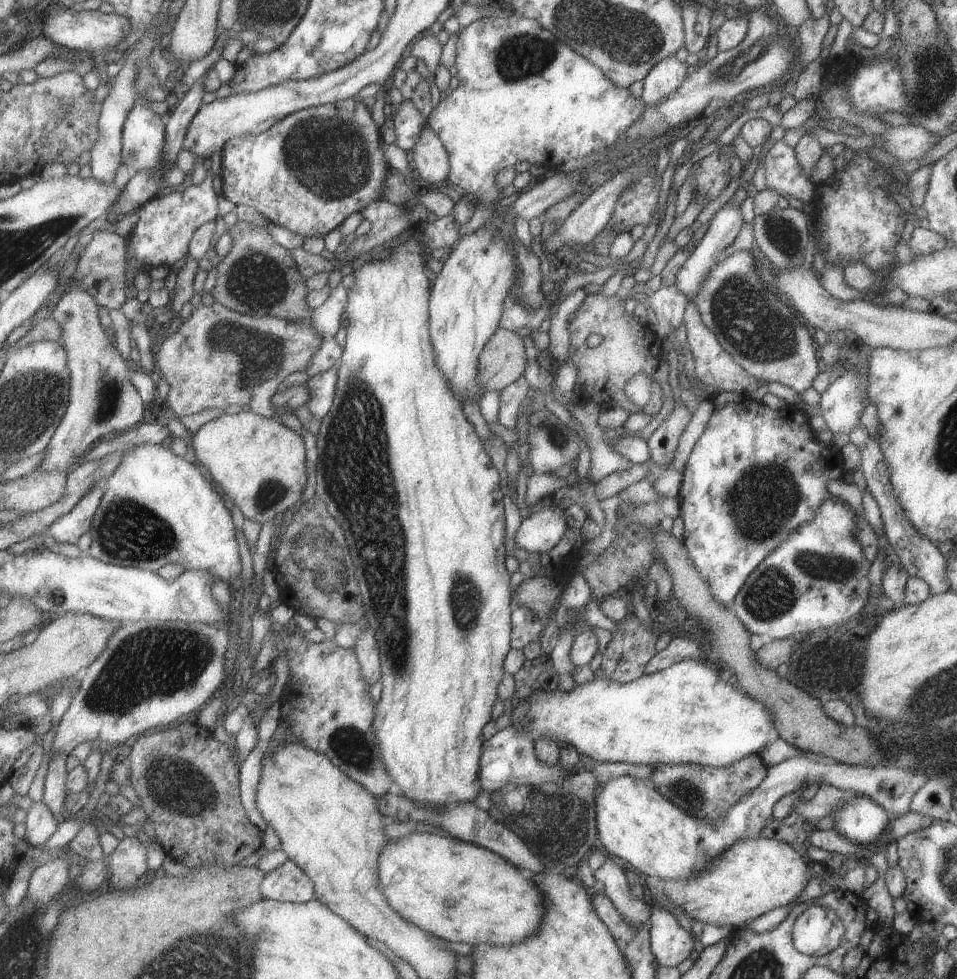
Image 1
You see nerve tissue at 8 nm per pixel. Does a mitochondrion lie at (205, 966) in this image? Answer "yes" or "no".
yes

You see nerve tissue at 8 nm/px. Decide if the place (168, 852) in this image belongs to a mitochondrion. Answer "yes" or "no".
no

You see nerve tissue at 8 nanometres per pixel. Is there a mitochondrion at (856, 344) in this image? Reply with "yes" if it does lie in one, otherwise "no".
no

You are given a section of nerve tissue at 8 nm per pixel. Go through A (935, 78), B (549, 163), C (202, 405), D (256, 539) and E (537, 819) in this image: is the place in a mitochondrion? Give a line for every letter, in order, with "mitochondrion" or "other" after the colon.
A: mitochondrion
B: other
C: other
D: other
E: mitochondrion

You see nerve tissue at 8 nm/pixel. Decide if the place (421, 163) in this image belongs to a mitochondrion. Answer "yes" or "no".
no

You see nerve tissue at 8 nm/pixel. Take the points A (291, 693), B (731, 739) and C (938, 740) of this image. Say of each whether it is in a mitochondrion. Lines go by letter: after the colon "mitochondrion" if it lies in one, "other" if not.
A: other
B: other
C: mitochondrion

